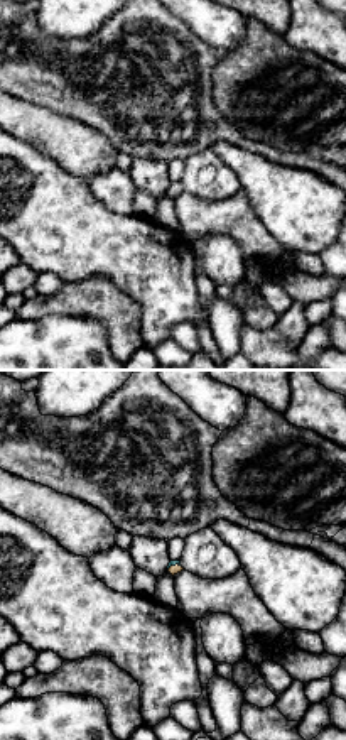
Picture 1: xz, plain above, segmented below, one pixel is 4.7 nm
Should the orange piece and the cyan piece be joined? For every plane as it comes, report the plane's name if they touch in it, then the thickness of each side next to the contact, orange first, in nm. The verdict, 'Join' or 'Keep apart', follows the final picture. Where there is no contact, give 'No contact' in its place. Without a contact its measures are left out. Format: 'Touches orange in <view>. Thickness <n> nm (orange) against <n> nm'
Touches orange in xz. Thickness 50 nm (orange) against 30 nm

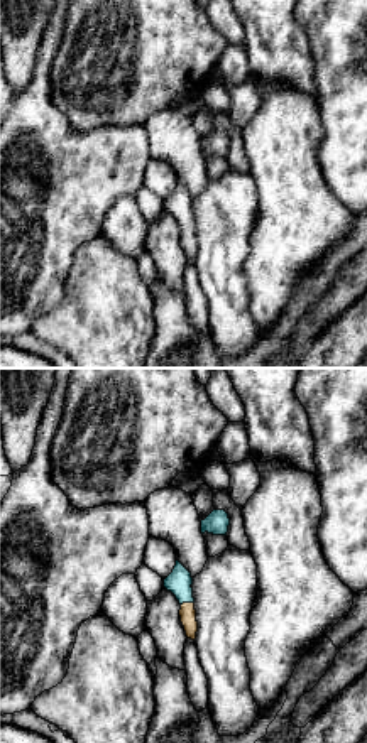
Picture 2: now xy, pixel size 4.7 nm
Touches orange in xy. Thickness 80 nm (orange) against 120 nm

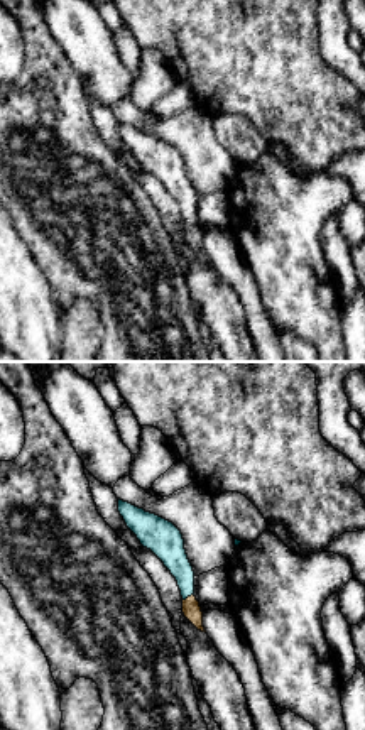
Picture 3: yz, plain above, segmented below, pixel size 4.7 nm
Touches orange in yz. Thickness 90 nm (orange) against 140 nm

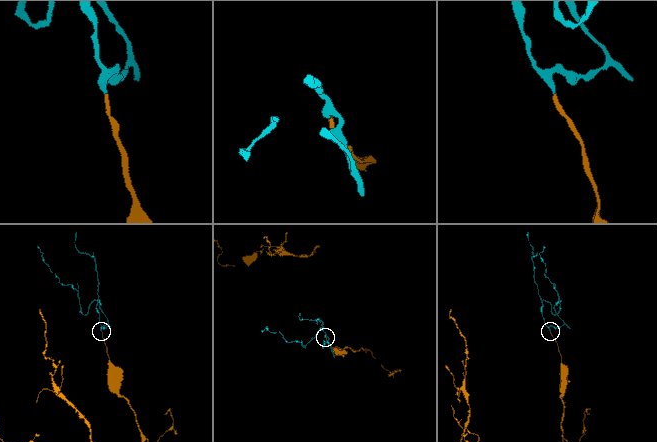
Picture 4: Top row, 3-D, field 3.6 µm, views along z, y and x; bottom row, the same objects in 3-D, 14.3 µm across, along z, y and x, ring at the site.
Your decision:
Join

